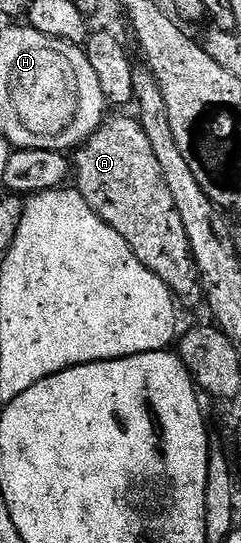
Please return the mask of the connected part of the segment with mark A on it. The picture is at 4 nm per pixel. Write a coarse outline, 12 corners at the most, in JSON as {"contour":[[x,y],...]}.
{"contour":[[108,117],[73,182],[180,303],[204,305],[138,117]]}

